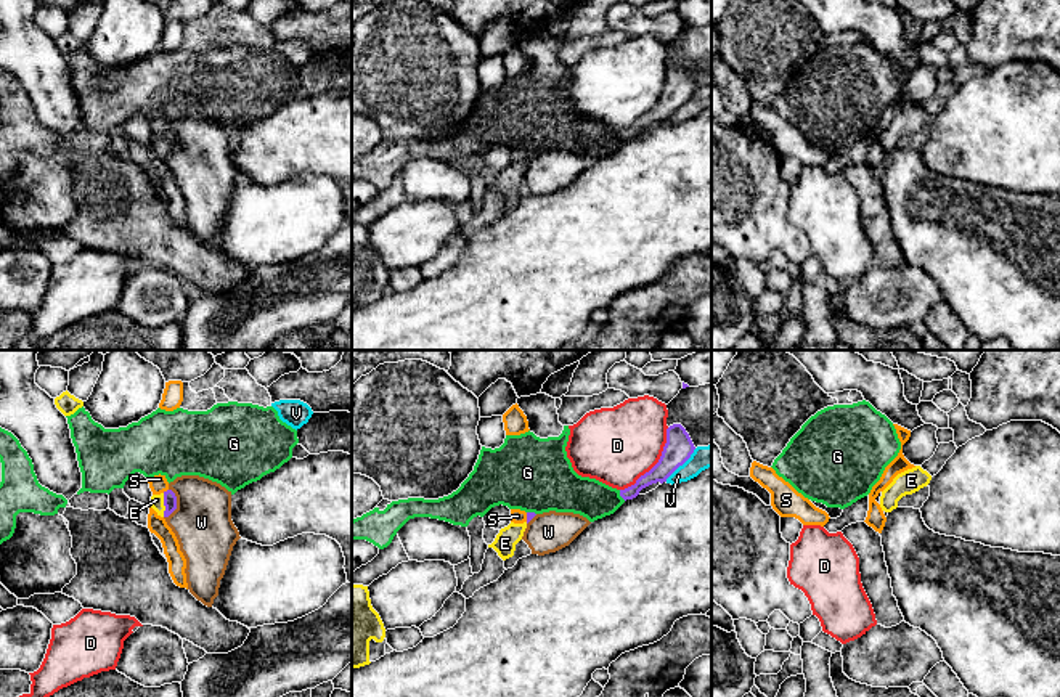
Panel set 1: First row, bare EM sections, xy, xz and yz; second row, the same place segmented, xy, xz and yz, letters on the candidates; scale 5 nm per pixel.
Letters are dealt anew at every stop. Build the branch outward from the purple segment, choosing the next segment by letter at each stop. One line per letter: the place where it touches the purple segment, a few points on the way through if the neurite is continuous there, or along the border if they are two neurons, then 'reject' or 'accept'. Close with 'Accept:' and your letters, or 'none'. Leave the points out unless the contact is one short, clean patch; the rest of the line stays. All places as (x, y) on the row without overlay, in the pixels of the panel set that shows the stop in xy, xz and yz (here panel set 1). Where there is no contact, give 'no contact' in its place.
D: xz (657, 103) | reject
E: xy (164, 145) | across xy (169, 137), (164, 145), (156, 140) | accept
G: xz (620, 135) | reject
S: xy (164, 132) | reject
V: xz (681, 105) | reject
W: xy (175, 145) | reject
Accept: E

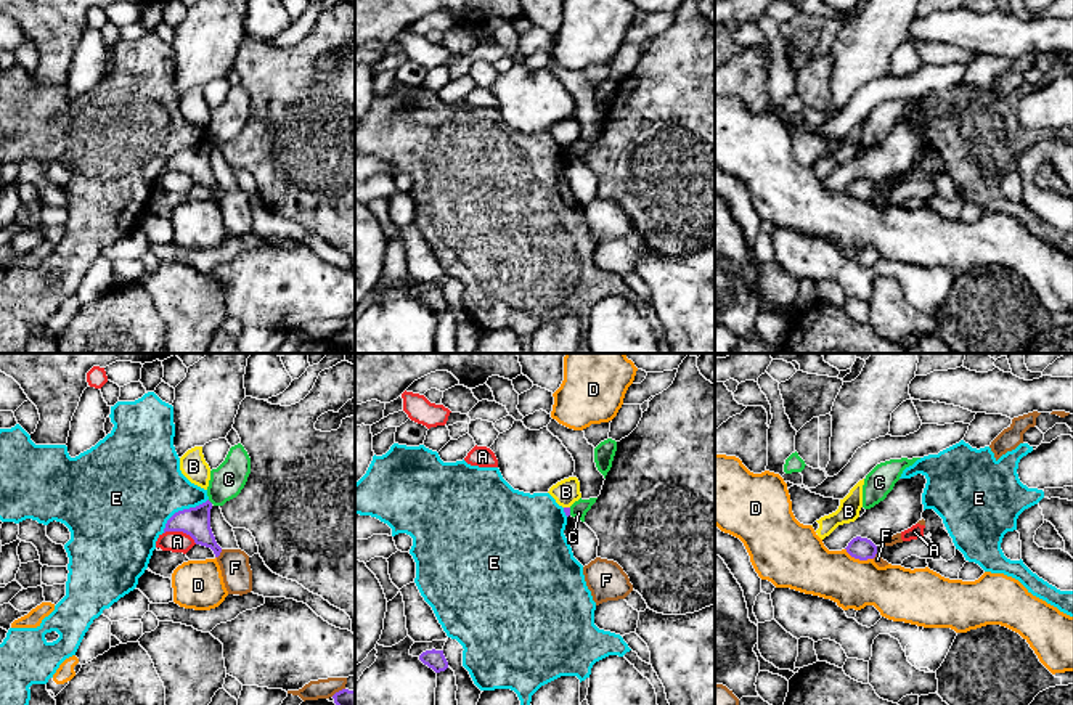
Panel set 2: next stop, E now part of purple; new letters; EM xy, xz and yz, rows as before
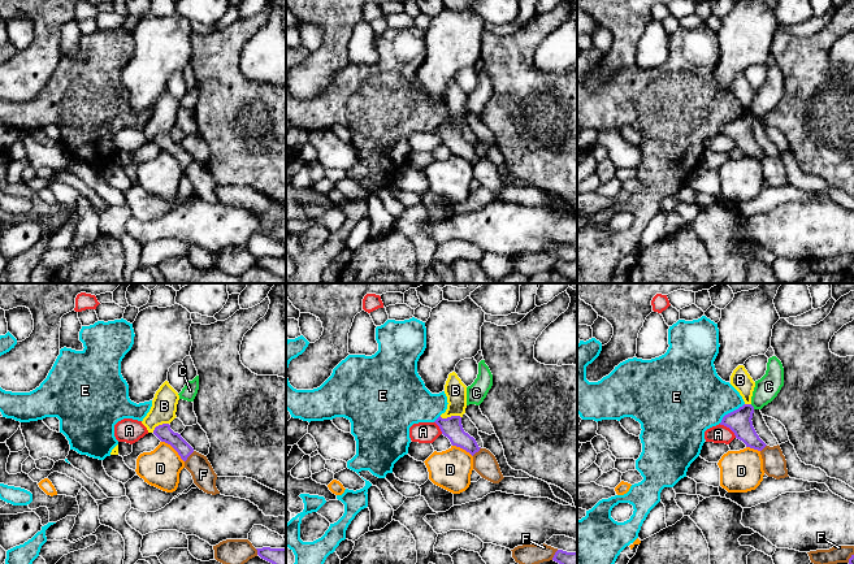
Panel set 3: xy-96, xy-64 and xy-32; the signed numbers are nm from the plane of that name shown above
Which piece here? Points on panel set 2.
A: xy (180, 171) | along xy (164, 172), (185, 172), (196, 183) | reject
B: xz (567, 148) | reject
C: xy (209, 142) | along xy (208, 140), (212, 143) | reject
D: yz (858, 198) | reject
E: xy (183, 150) | reject
F: xy (219, 195) | reject
Accept: none

